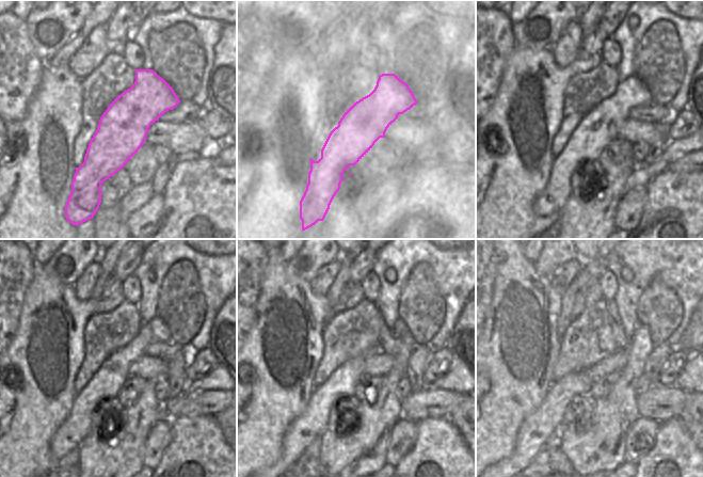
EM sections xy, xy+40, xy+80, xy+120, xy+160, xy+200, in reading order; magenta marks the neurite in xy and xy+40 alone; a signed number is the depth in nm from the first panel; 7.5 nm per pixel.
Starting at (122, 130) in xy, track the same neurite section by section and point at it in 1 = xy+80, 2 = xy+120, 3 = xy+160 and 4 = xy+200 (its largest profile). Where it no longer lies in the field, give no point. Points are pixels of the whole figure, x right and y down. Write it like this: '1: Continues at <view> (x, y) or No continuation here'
1: Continues at xy+80 (600, 126)
2: Continues at xy+120 (106, 383)
3: Continues at xy+160 (312, 424)
4: Continues at xy+200 (536, 430)

